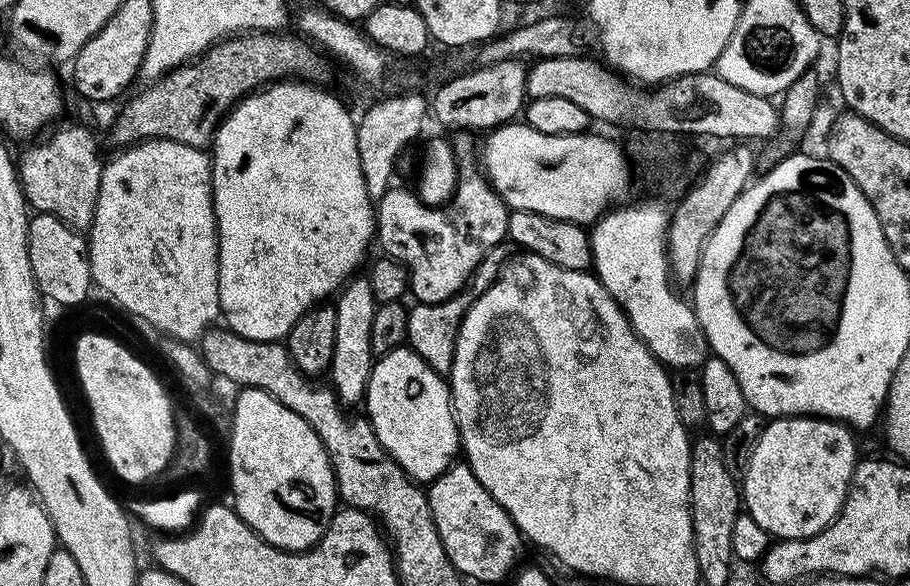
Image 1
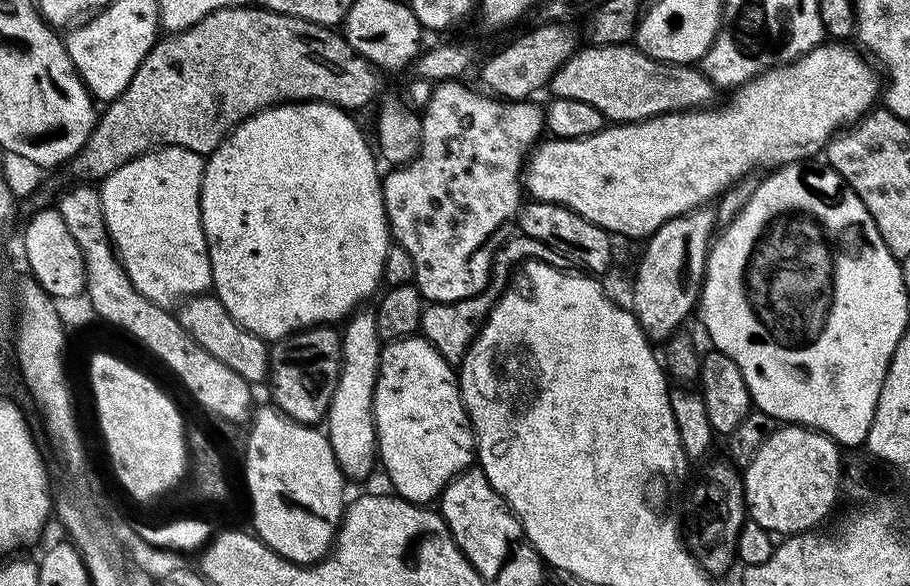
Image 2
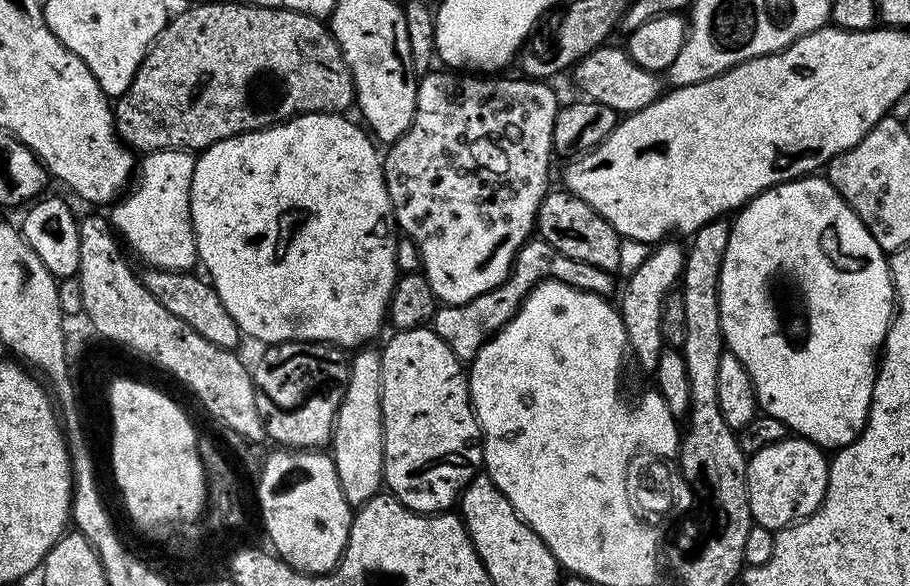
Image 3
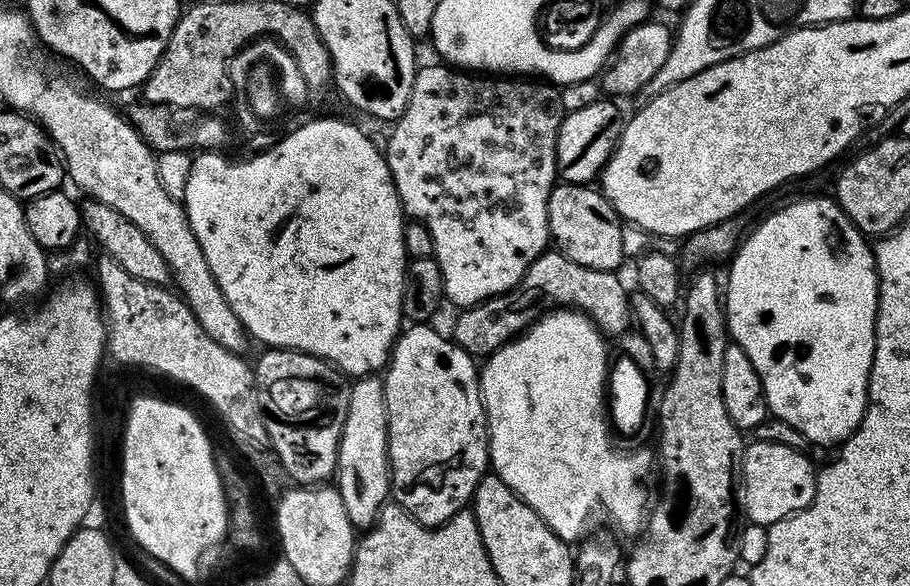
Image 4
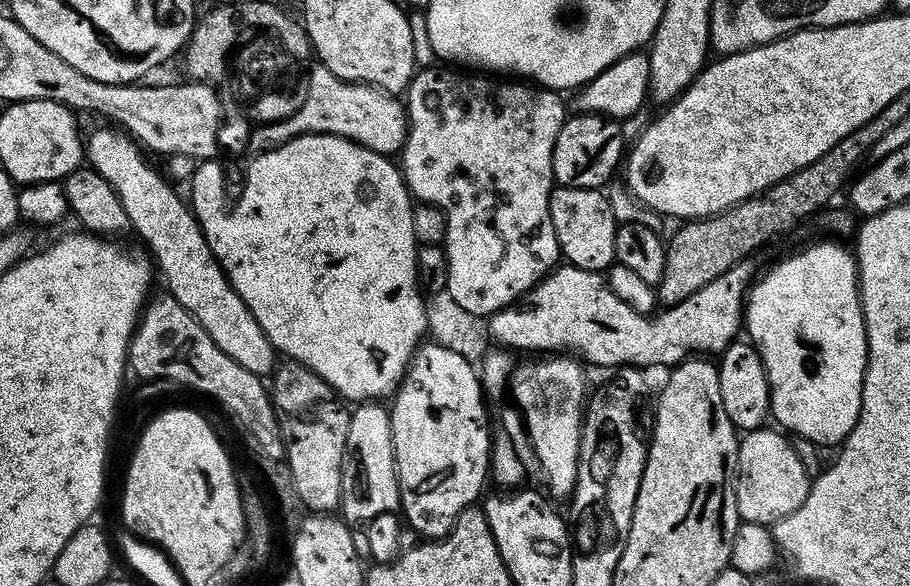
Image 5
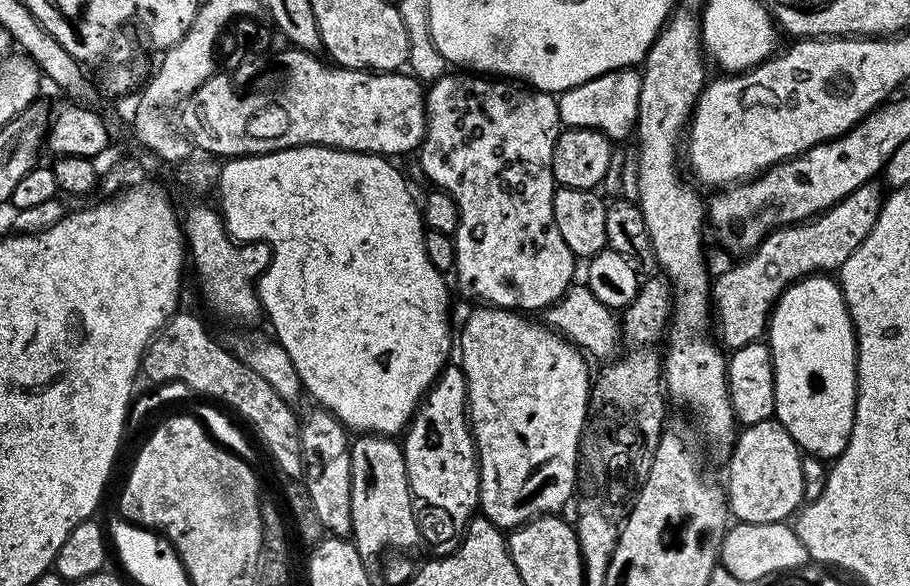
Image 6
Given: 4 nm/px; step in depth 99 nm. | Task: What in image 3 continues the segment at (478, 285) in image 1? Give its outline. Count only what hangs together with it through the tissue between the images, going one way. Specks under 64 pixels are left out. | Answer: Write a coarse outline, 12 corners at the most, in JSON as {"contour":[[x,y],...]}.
{"contour":[[530,238],[512,273],[465,304],[437,307],[432,331],[471,362],[541,280],[608,298],[613,273]]}

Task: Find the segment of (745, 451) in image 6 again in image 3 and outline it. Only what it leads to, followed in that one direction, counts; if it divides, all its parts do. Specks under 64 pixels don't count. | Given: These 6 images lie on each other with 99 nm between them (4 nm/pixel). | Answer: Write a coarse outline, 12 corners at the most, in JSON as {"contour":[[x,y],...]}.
{"contour":[[774,442],[748,462],[753,521],[779,530],[826,494],[825,449]]}

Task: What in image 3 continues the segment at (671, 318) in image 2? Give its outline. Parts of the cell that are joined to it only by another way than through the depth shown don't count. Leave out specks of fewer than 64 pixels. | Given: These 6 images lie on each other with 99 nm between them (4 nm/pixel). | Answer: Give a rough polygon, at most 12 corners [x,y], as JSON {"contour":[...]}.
{"contour":[[657,243],[624,284],[627,351],[655,373],[685,245]]}

